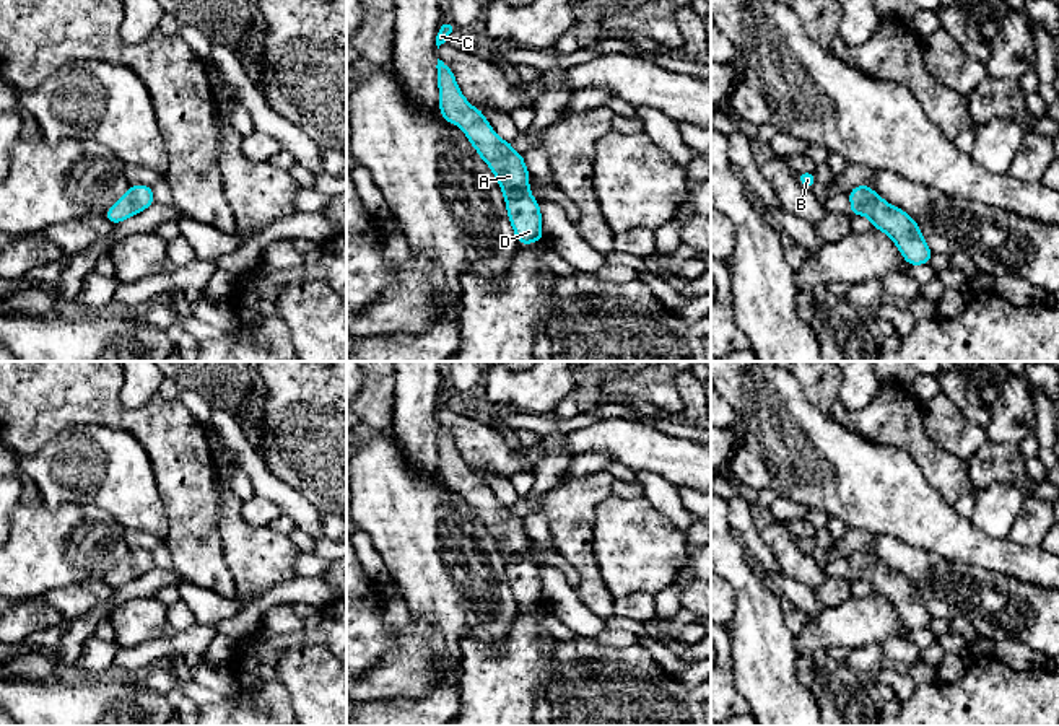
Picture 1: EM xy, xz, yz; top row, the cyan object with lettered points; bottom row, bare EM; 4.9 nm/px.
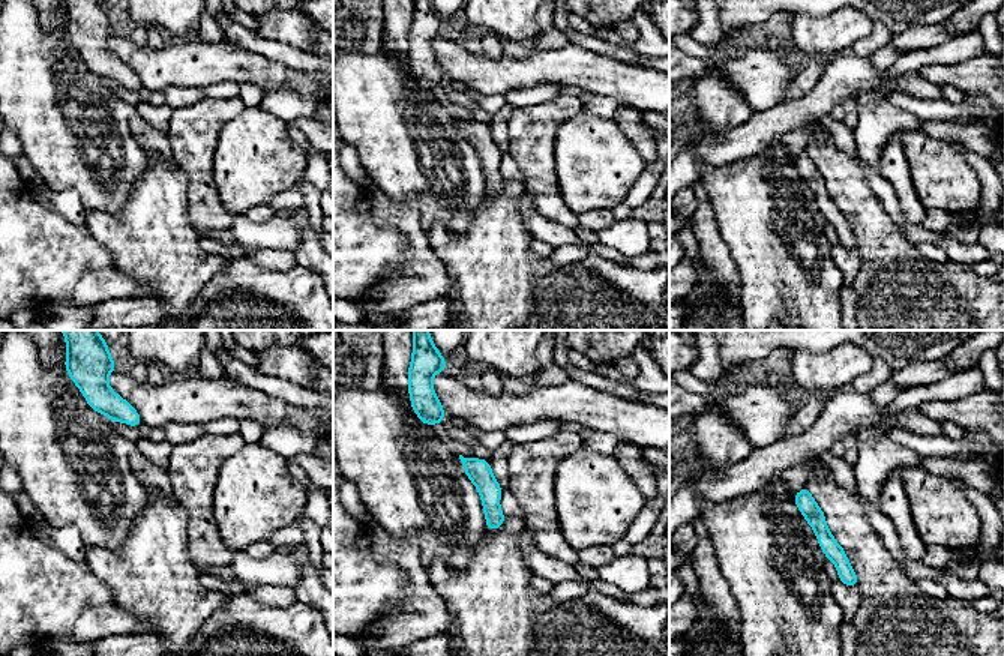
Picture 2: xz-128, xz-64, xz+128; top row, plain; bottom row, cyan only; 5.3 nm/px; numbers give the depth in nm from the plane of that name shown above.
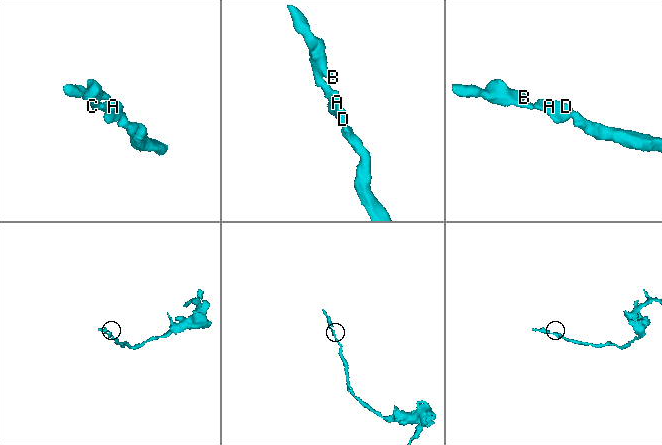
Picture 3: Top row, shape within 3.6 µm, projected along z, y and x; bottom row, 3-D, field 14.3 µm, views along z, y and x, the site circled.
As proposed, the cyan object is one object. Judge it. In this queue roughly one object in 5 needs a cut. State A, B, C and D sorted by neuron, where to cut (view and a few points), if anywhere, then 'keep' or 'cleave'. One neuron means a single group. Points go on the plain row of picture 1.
A B C D; no cut; keep

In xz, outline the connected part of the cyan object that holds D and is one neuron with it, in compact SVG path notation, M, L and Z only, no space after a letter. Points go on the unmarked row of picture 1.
M438 423L439 475L446 487L459 490L483 526L496 540L506 565L509 586L519 609L543 604L542 578L529 552L524 523L511 506L501 505L483 477L468 469L451 433Z

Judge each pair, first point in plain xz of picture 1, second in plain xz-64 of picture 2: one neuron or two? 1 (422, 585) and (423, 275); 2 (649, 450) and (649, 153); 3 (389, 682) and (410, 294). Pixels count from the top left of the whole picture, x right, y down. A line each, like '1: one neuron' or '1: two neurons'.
1: two neurons
2: two neurons
3: one neuron

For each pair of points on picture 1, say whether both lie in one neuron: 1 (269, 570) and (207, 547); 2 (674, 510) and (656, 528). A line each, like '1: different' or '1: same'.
1: different
2: different

